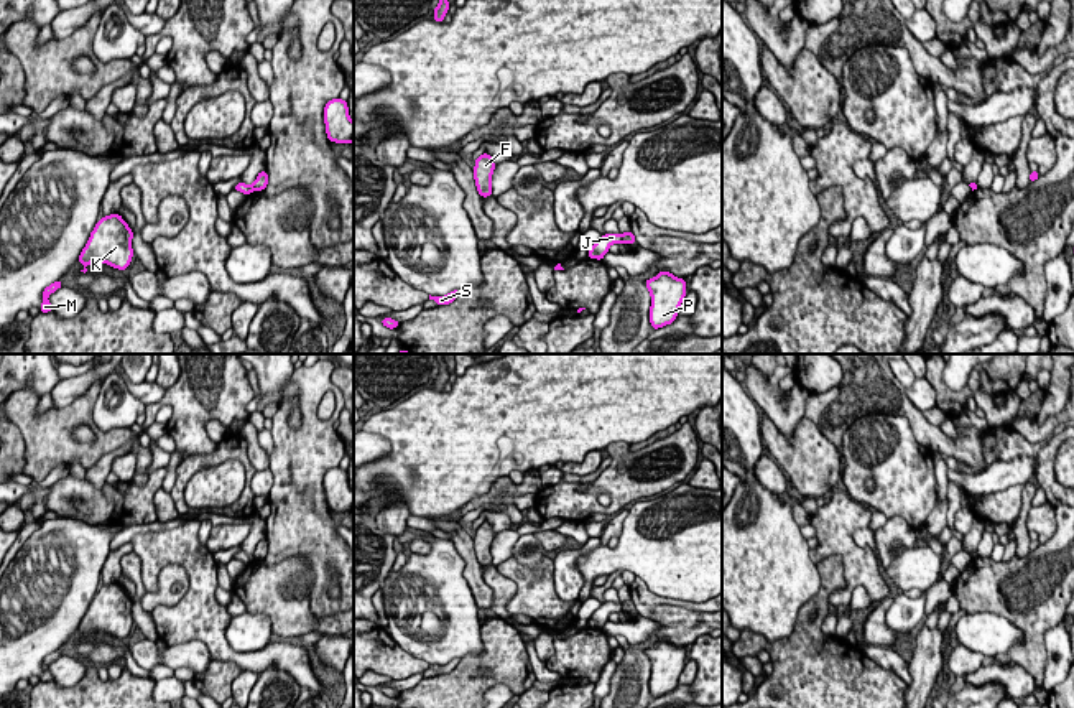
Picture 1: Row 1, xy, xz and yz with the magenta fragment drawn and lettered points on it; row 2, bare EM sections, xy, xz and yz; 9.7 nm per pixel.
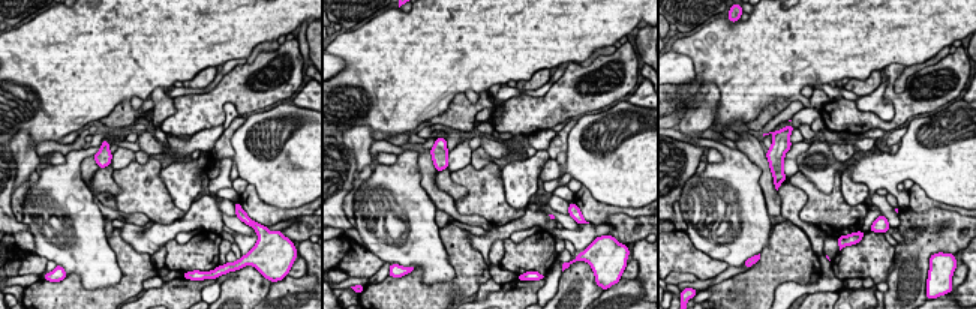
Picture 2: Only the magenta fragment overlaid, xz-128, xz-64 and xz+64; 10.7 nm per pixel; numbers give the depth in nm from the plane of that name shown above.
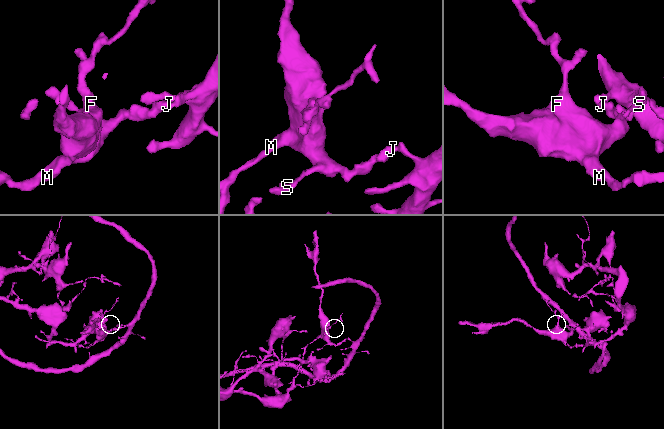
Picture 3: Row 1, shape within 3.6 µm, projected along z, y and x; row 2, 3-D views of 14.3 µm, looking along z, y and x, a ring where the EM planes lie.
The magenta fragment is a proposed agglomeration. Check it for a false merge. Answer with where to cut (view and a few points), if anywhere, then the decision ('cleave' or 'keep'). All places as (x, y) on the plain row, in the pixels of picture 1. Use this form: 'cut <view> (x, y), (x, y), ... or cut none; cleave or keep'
cut xy (252, 554), (254, 558); cleave

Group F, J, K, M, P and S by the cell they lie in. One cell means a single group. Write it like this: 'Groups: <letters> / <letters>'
Groups: F J K M S / P

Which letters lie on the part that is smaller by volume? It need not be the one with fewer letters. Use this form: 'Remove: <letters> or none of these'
Remove: F, J, K, M, S

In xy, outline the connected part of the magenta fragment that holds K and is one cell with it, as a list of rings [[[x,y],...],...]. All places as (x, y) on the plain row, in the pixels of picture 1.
[[[120,583],[104,585],[97,589],[90,606],[79,624],[79,632],[84,634],[81,640],[87,640],[89,632],[102,631],[113,637],[128,637],[133,617],[133,599],[122,588]]]

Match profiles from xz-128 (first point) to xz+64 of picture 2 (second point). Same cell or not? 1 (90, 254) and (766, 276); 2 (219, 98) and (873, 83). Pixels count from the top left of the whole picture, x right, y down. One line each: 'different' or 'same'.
1: different
2: different

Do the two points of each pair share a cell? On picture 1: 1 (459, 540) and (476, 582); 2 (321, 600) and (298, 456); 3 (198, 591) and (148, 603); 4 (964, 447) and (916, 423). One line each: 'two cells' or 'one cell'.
1: one cell
2: one cell
3: two cells
4: one cell

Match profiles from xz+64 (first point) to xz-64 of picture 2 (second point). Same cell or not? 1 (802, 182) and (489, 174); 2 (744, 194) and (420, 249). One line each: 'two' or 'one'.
1: one
2: one

